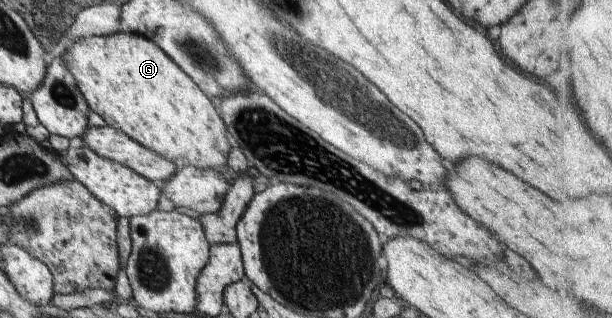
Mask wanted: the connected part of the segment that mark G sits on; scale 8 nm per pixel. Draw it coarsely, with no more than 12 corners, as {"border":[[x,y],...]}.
{"border":[[138,34],[62,57],[89,109],[178,170],[226,171],[212,99]]}

